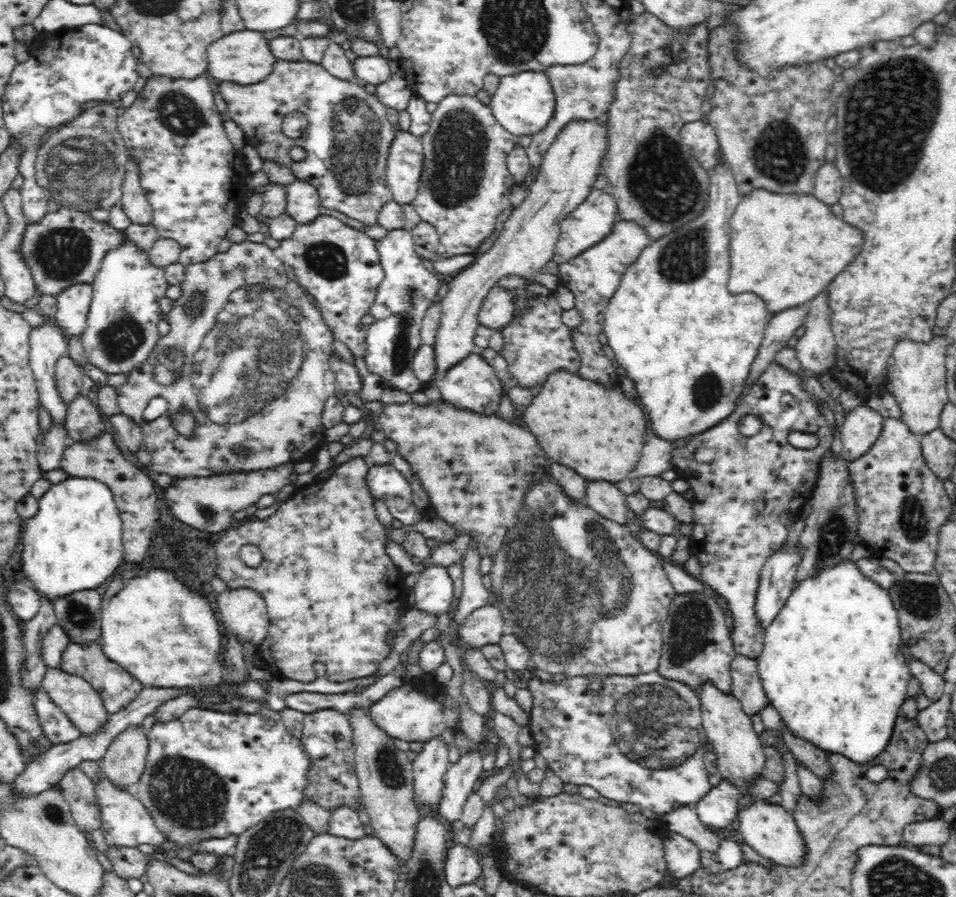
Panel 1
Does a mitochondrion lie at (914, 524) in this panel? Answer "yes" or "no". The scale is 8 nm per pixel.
yes

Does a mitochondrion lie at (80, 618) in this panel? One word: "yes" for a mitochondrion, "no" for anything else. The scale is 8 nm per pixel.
yes

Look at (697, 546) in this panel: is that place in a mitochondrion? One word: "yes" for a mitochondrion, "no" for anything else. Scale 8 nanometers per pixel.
no

